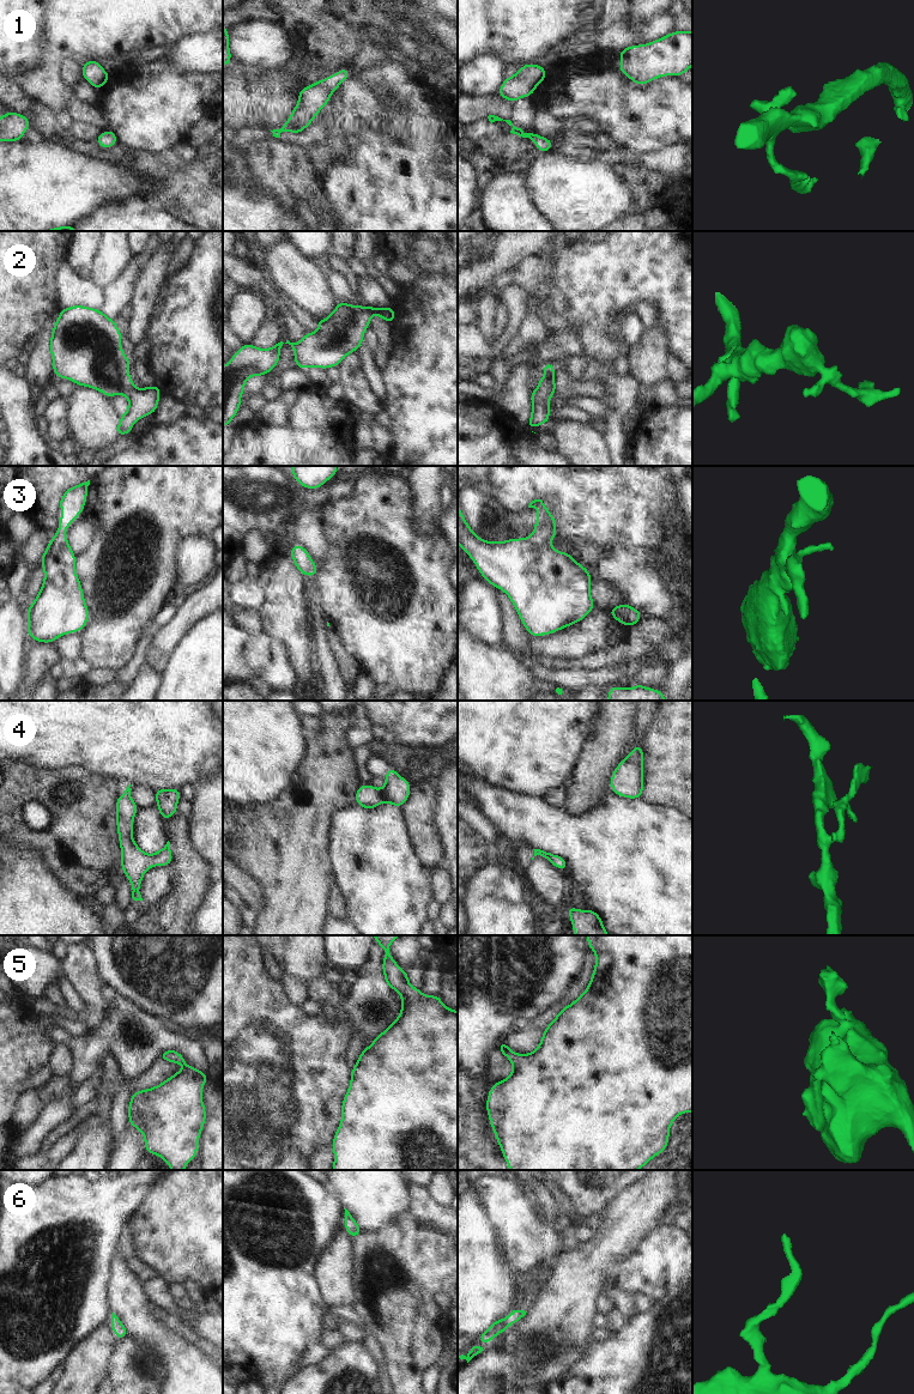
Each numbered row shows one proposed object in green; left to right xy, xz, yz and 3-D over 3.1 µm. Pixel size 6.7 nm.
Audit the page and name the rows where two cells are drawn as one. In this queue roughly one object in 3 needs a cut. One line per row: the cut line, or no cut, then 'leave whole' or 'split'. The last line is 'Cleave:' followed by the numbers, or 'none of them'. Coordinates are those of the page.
1: no cut; leave whole
2: no cut; leave whole
3: no cut; leave whole
4: no cut; leave whole
5: no cut; leave whole
6: no cut; leave whole
Cleave: none of them

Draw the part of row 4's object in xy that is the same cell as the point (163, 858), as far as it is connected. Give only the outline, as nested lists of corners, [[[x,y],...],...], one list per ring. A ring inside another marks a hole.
[[[131,784],[122,795],[116,800],[116,825],[119,832],[119,842],[121,846],[121,867],[122,872],[132,883],[132,898],[143,901],[139,892],[143,881],[143,874],[152,866],[170,866],[172,854],[170,842],[157,853],[147,855],[134,842],[132,837],[133,819],[139,810],[131,798]]]

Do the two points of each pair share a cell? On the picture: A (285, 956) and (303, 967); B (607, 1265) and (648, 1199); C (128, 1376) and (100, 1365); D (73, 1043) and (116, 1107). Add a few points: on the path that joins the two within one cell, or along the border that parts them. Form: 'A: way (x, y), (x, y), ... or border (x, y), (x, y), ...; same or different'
A: way (290, 956), (298, 962); same
B: way (607, 1248), (631, 1216); same
C: border (116, 1341), (109, 1373); different
D: way (101, 1032), (109, 1032), (127, 1050), (127, 1079); same

